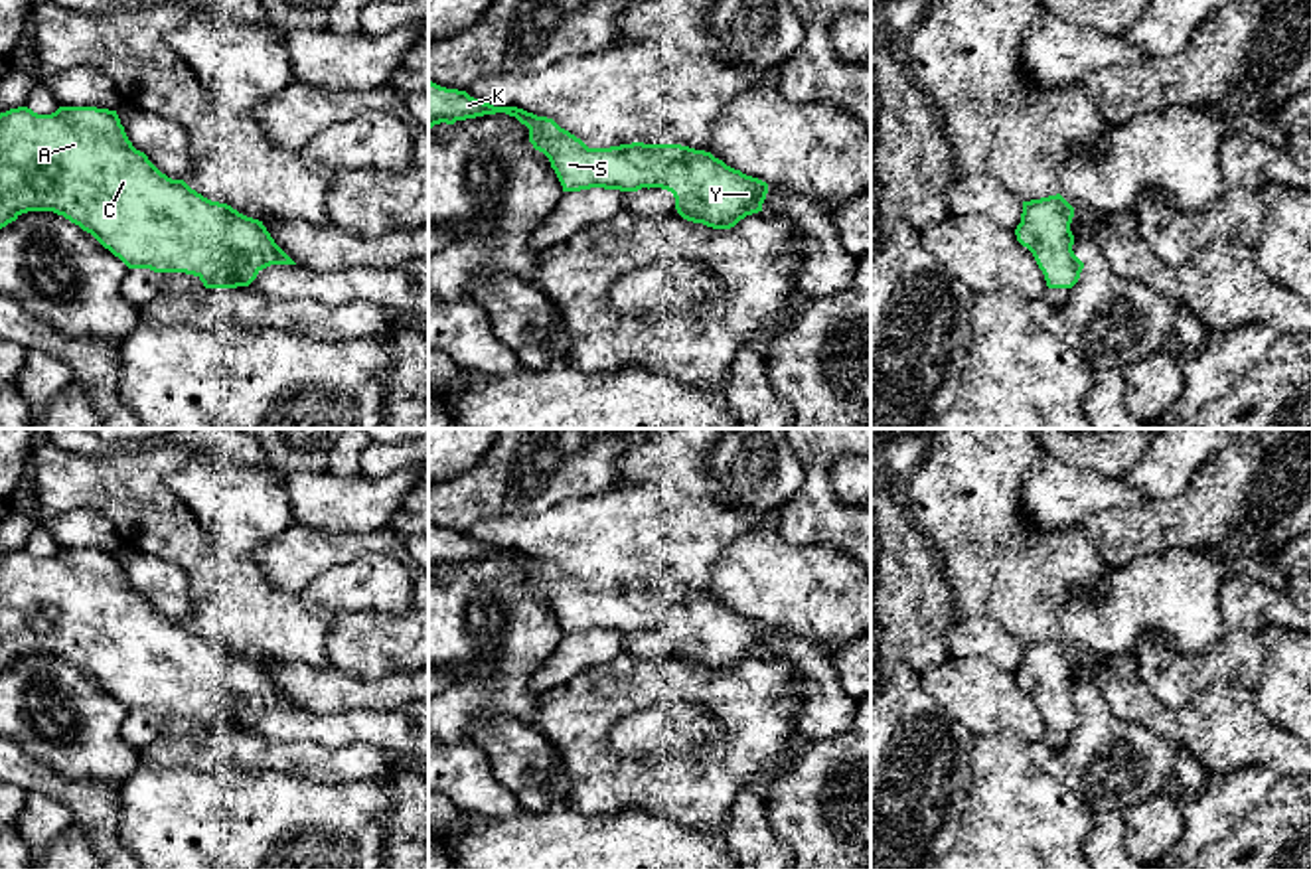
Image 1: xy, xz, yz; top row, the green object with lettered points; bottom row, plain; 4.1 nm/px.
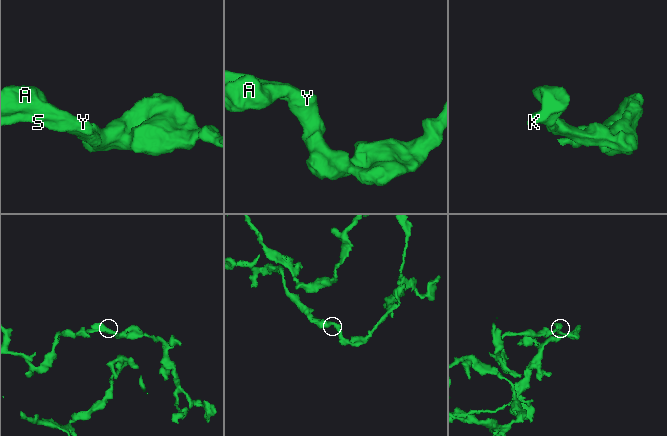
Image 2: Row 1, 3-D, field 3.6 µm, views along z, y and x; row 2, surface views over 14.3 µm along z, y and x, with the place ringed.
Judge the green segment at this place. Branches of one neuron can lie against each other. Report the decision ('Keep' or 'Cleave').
Keep

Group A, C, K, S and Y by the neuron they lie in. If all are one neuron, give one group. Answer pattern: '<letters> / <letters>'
A C K S Y

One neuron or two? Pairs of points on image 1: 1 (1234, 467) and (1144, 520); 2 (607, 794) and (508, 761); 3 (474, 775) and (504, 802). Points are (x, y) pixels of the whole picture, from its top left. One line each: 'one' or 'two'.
1: one
2: two
3: one

